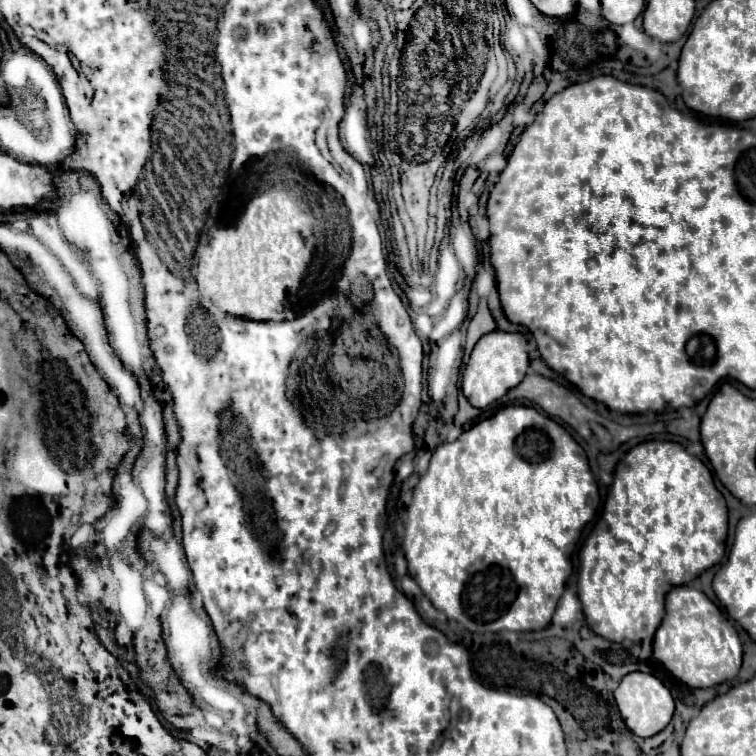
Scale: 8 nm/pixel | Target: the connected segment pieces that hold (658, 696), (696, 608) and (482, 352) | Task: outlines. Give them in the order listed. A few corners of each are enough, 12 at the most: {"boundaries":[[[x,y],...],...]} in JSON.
{"boundaries":[[[631,672],[615,694],[635,736],[669,724],[675,702],[653,674]],[[677,586],[655,658],[691,688],[733,680],[735,626],[701,592]],[[523,334],[481,336],[461,390],[475,408],[523,380]]]}

